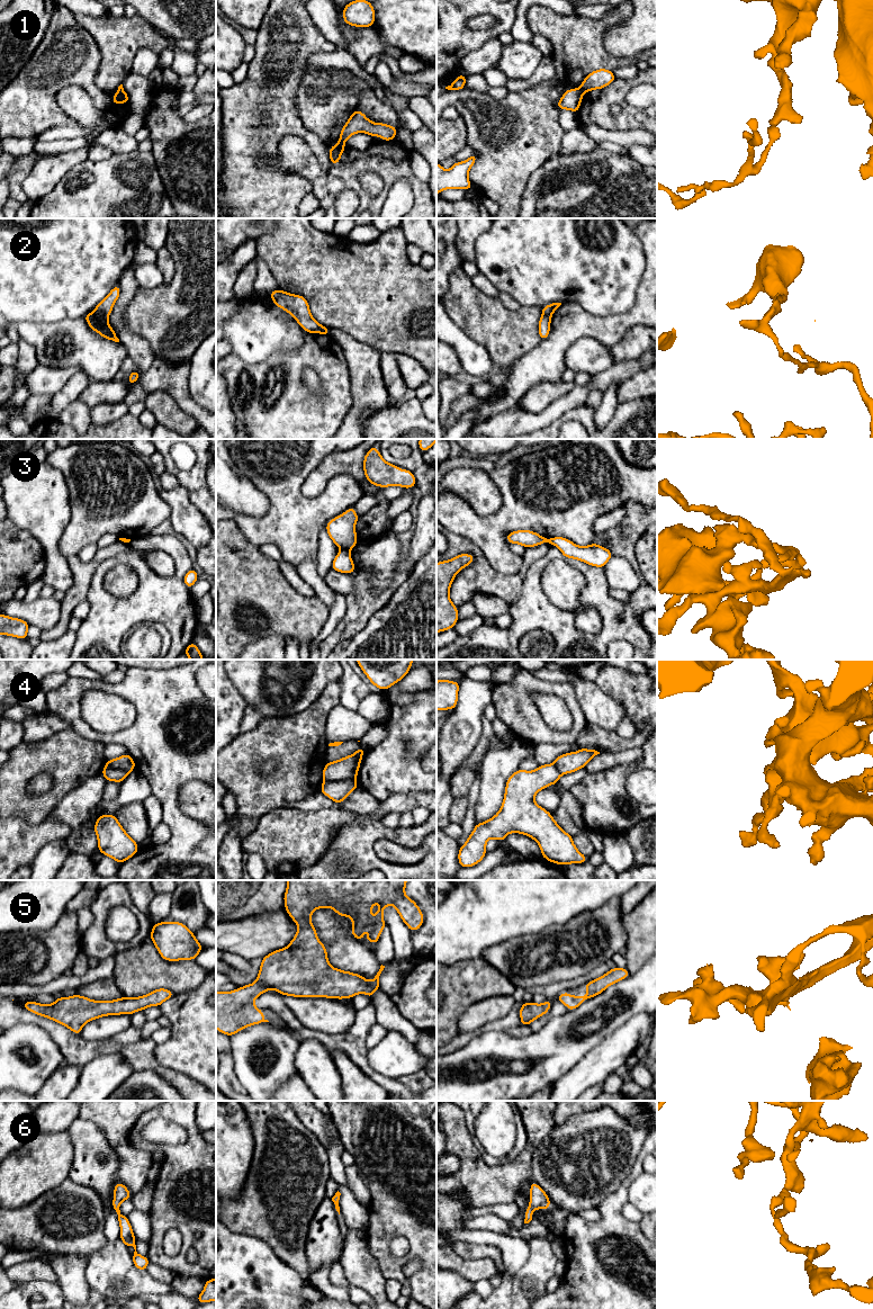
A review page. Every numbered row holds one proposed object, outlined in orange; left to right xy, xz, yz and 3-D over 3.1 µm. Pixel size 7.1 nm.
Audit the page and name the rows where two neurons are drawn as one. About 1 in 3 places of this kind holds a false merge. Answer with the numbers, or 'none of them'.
1, 2, 3, 4

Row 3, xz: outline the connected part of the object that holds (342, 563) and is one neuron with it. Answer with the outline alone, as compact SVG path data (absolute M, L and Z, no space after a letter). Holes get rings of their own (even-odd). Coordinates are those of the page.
M348 549L340 550L336 554L331 567L334 571L340 572L340 573L354 573L356 566L350 556L350 550Z

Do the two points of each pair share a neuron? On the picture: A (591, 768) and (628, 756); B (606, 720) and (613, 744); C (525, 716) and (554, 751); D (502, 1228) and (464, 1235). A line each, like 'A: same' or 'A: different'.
A: same
B: different
C: different
D: different

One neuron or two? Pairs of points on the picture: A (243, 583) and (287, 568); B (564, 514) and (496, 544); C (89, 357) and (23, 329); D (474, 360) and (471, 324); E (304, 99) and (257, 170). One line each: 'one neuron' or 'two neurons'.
A: two neurons
B: one neuron
C: one neuron
D: two neurons
E: two neurons

